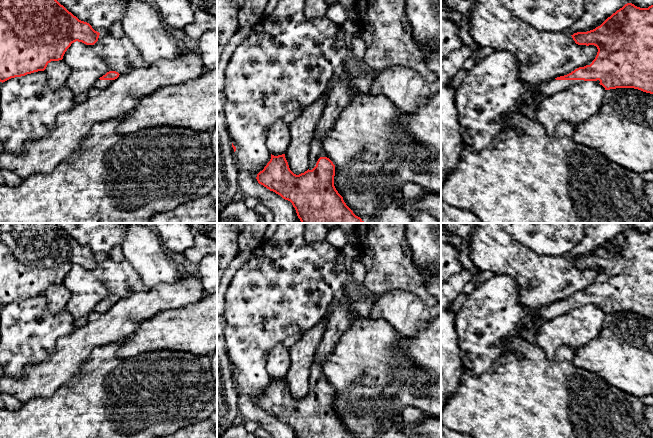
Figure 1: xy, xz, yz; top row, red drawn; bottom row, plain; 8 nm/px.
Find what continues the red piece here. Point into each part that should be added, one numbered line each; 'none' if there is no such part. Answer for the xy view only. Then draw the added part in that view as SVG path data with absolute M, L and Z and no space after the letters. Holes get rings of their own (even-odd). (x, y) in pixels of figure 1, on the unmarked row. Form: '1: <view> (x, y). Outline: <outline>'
1: xy (100, 308). Outline: M98 303L95 308L94 311L98 312L98 313L104 313L106 311L108 311L114 304L100 304Z

